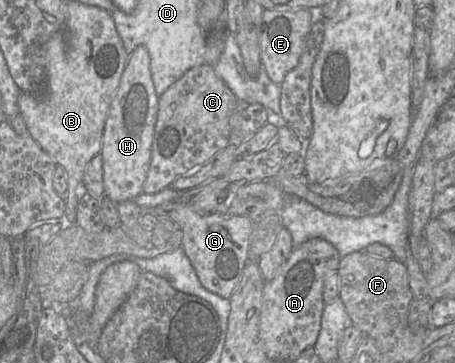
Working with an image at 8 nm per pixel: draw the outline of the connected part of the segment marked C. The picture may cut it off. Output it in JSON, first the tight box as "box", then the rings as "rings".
{"box":[143,63,240,194],"rings":[[[203,63],[193,67],[172,84],[159,98],[150,166],[143,192],[154,194],[165,188],[171,188],[177,177],[205,163],[227,147],[231,143],[229,120],[237,109],[240,110],[240,106],[236,96],[216,73],[214,65]]]}

